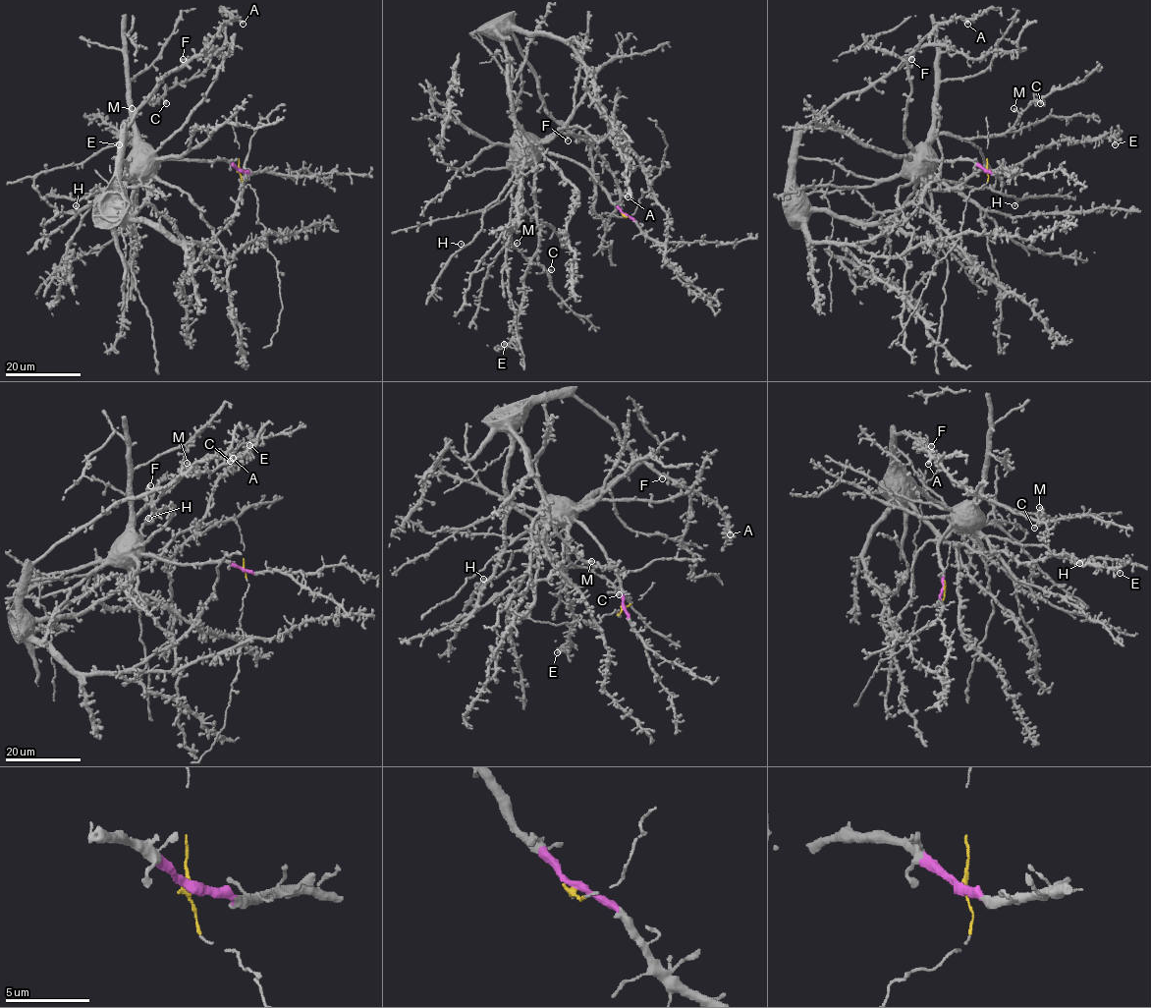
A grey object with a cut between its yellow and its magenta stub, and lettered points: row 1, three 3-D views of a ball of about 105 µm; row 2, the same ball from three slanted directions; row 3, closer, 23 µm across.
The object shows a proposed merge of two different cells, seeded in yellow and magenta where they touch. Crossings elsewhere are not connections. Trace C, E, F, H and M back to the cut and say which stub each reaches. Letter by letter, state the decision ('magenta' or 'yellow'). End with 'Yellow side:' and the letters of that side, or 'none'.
C: magenta
E: yellow
F: yellow
H: magenta
M: magenta
Yellow side: E, F

